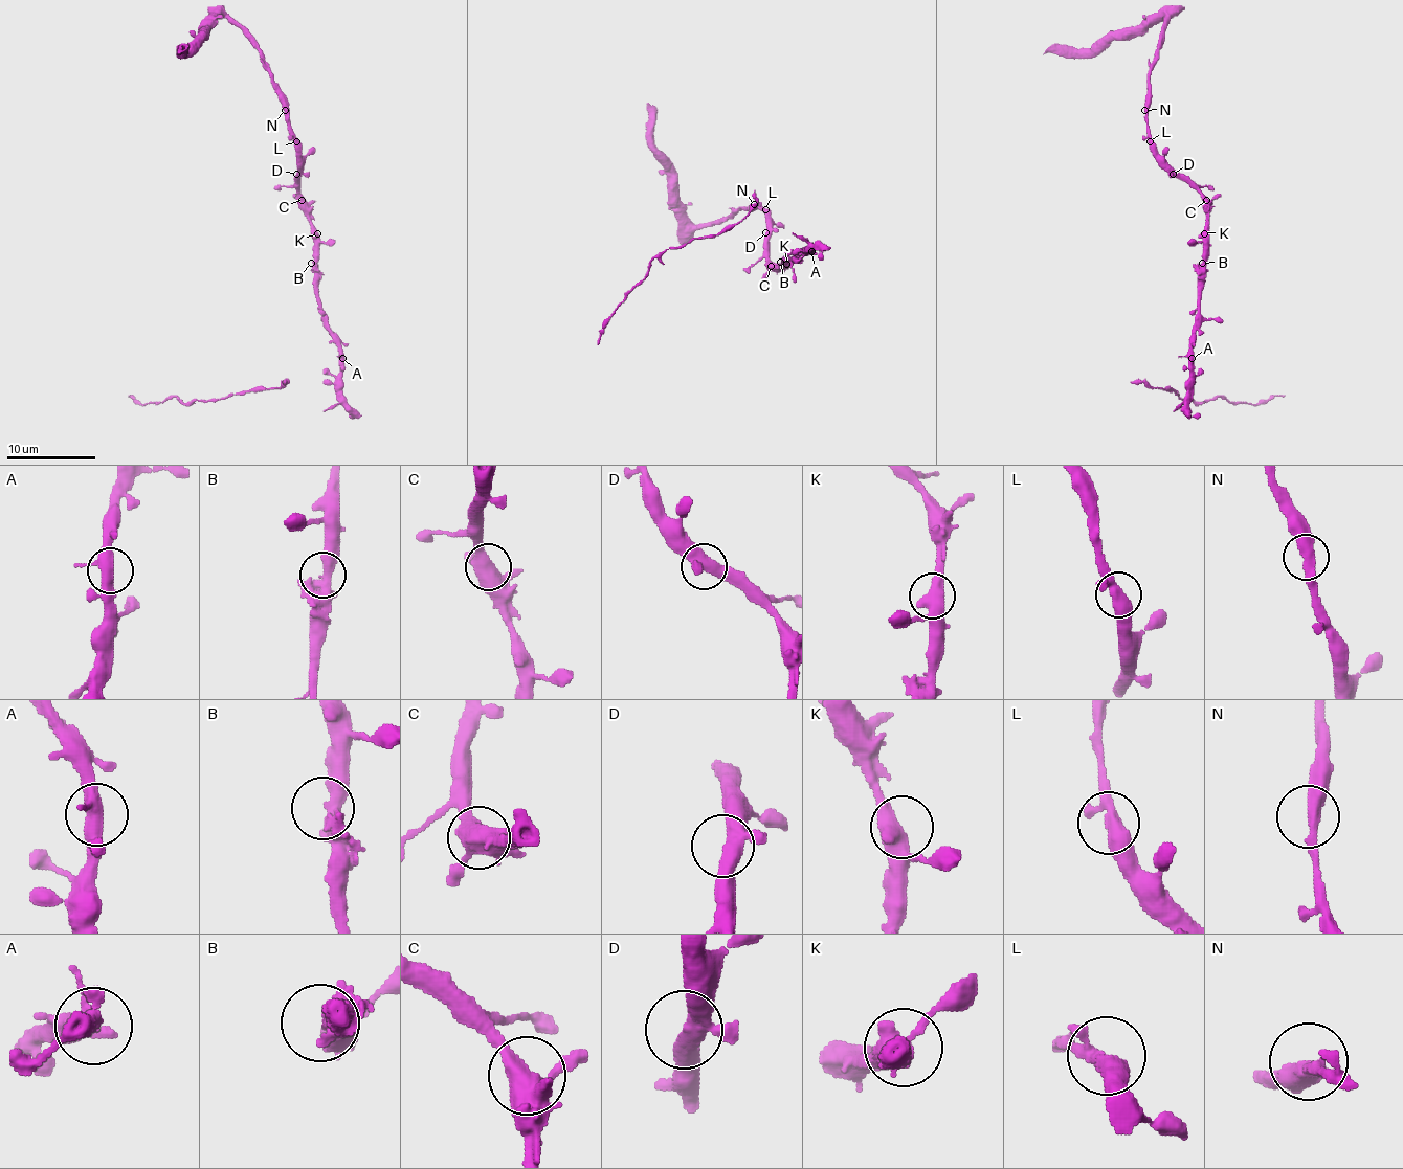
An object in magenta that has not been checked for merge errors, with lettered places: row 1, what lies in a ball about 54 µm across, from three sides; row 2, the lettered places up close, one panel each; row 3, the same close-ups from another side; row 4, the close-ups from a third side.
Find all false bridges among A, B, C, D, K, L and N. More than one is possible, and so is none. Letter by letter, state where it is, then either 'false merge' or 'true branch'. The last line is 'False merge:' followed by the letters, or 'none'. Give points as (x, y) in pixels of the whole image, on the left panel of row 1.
A: (342, 358) | true branch
B: (311, 263) | true branch
C: (302, 200) | true branch
D: (296, 174) | true branch
K: (317, 233) | true branch
L: (296, 141) | true branch
N: (285, 110) | true branch
False merge: none

